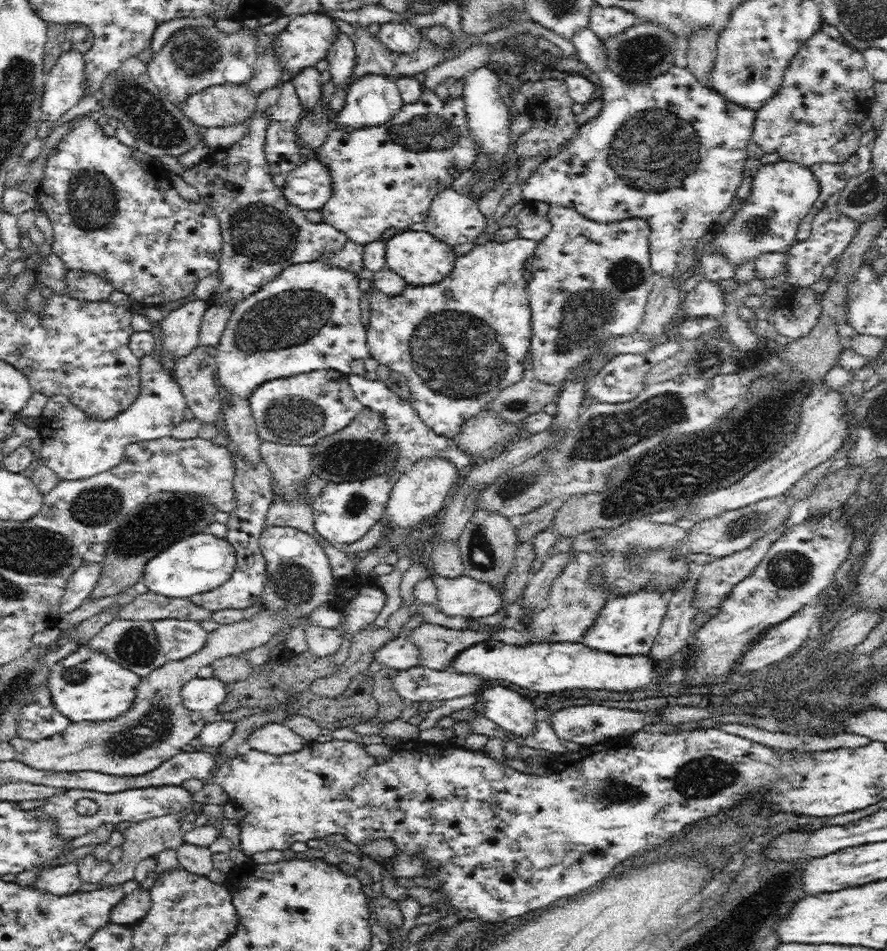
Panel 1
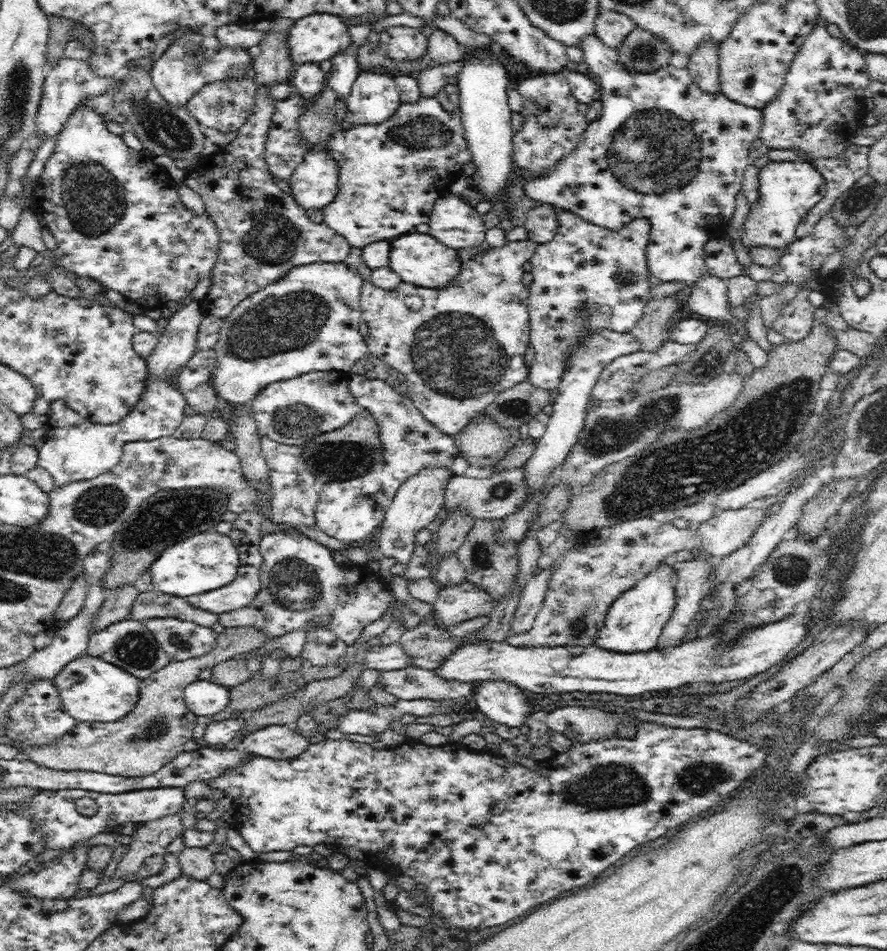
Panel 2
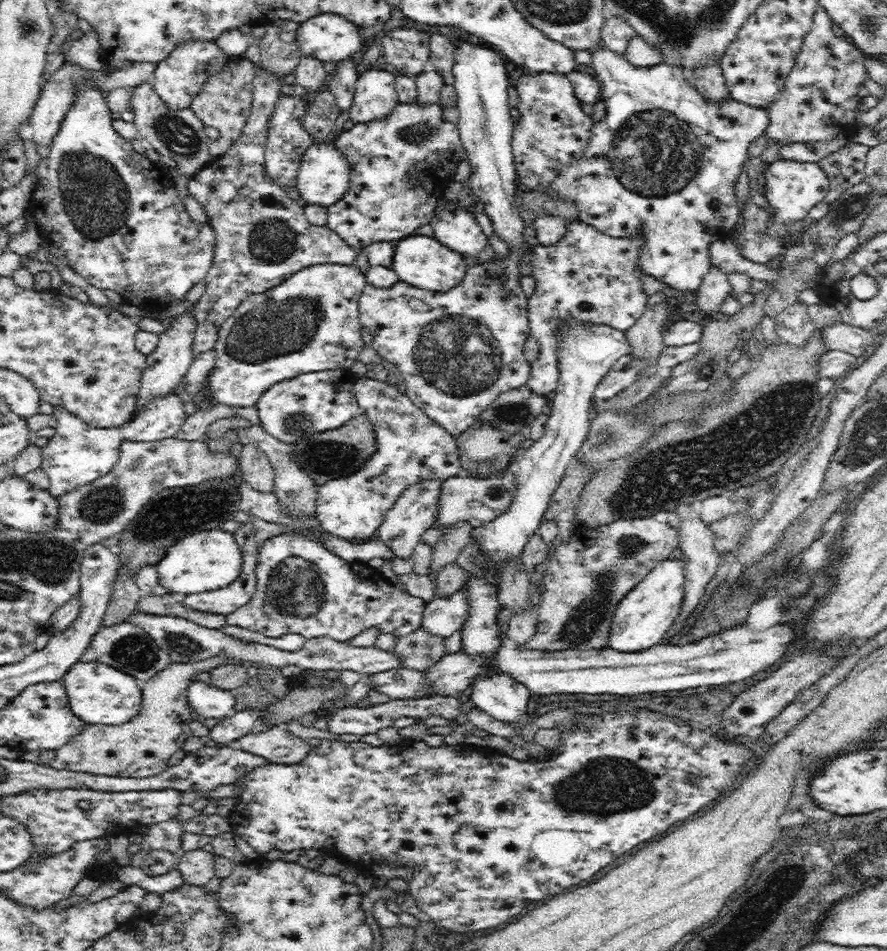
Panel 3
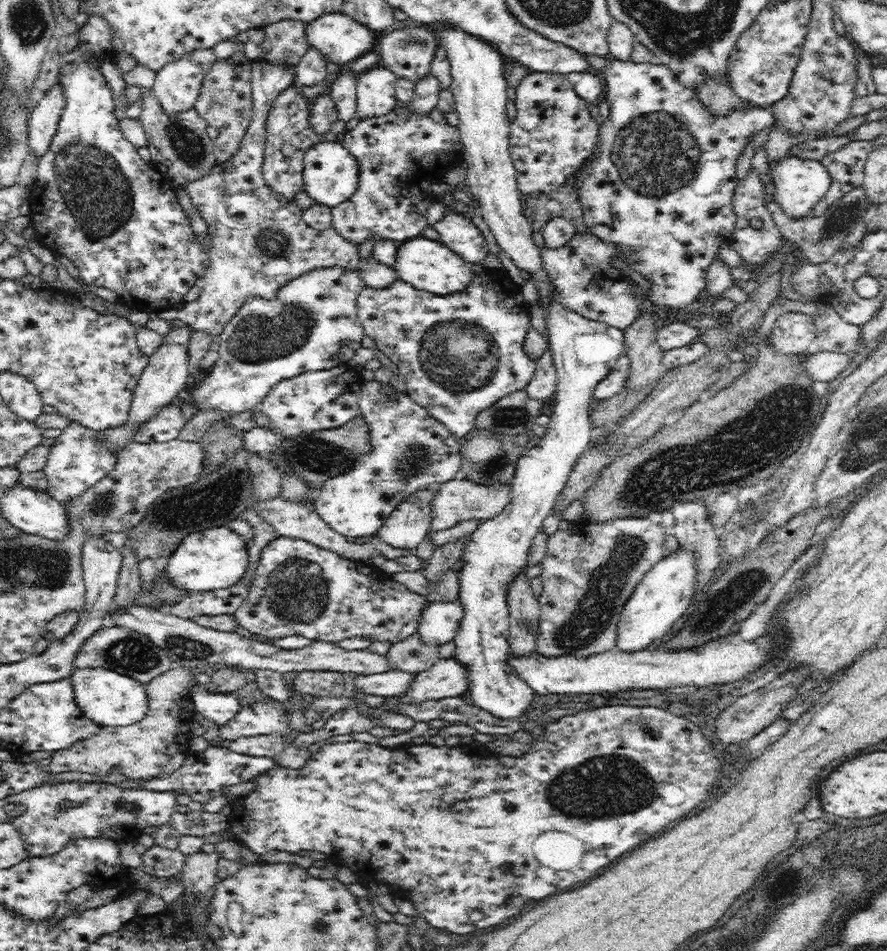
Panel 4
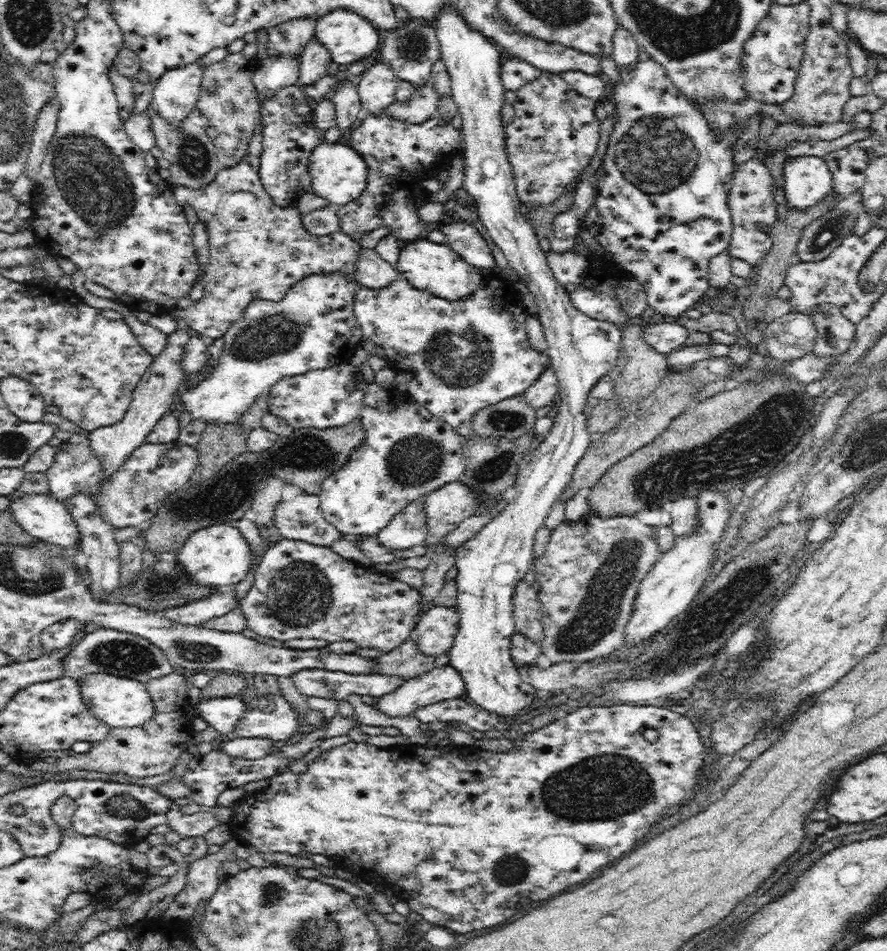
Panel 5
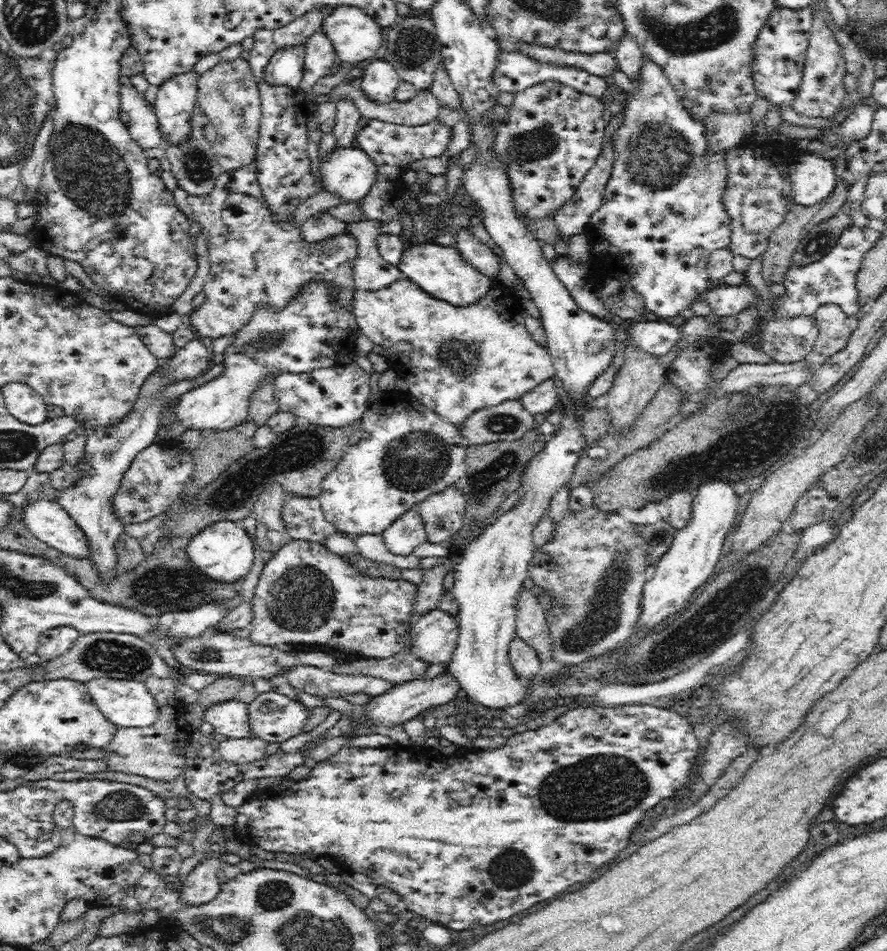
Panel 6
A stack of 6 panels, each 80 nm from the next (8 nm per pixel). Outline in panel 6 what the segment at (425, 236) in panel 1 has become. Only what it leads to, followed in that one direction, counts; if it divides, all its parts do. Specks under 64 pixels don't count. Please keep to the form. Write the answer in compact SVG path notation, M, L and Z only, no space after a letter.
M423 241L402 251L397 267L404 277L418 285L418 288L432 296L446 300L450 304L470 304L478 300L493 284L491 277L482 274L463 258L456 247L441 245L433 241Z

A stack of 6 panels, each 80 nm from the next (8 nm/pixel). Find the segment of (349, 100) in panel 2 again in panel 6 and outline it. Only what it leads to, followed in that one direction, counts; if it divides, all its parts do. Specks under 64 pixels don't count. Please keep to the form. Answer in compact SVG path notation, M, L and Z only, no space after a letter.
M371 59L363 65L360 81L362 95L372 103L381 105L395 99L401 78L390 63L383 59Z

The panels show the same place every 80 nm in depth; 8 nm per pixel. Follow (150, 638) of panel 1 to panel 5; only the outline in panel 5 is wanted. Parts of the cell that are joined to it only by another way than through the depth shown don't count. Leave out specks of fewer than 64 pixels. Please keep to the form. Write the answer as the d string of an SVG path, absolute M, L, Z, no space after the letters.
M97 627L88 633L67 656L66 676L78 678L87 673L102 672L139 680L146 684L150 679L166 676L176 668L165 652L147 638L116 628Z

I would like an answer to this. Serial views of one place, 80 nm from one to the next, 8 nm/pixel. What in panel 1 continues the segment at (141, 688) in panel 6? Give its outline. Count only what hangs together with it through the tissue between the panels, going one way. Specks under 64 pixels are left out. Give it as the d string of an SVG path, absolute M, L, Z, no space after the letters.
M89 645L77 646L59 657L49 668L47 694L50 706L70 723L112 719L126 712L134 700L141 676L123 668L103 652Z

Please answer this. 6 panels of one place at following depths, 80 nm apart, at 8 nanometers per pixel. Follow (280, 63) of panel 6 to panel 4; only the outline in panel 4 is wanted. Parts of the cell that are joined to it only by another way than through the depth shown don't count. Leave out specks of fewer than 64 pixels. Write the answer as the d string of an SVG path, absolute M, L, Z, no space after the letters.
M264 59L252 61L251 99L252 114L248 118L246 132L234 150L234 154L225 162L217 162L200 178L186 184L185 191L207 223L208 236L212 237L210 249L210 264L202 279L205 281L200 296L191 303L186 303L183 310L174 308L162 310L153 317L162 320L178 318L193 326L196 330L207 330L214 336L222 332L224 324L236 314L236 310L248 296L274 296L274 292L294 276L308 272L318 266L340 266L344 268L359 269L361 259L358 255L358 245L354 245L342 238L334 229L314 228L303 219L303 210L293 200L282 198L268 183L263 175L265 159L265 144L267 141L267 120L274 101L286 88L293 86L294 70L278 67L266 63Z

